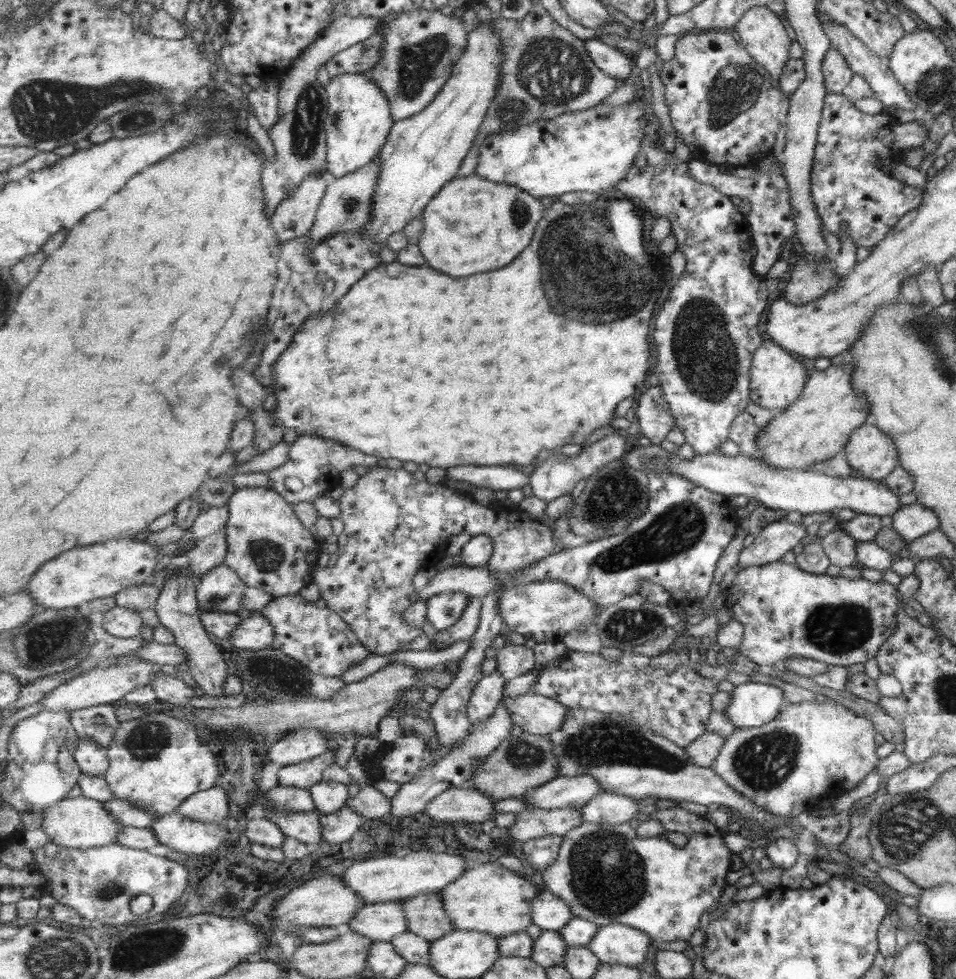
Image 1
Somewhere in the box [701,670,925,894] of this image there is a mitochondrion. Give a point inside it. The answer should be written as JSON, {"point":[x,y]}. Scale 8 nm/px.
{"point":[764,762]}

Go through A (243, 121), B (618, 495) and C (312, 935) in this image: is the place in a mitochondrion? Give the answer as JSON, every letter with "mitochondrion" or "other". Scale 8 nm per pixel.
{"A":"other","B":"mitochondrion","C":"other"}

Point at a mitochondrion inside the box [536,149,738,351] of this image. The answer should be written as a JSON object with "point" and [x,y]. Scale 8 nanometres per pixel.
{"point":[563,291]}

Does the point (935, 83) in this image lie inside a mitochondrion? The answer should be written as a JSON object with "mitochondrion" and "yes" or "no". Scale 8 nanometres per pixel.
{"mitochondrion":"yes"}

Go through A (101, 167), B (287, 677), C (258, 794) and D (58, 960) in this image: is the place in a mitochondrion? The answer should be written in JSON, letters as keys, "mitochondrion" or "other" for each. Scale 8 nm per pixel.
{"A":"other","B":"mitochondrion","C":"other","D":"mitochondrion"}

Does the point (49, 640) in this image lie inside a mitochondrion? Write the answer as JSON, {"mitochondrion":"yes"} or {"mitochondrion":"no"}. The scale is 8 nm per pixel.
{"mitochondrion":"yes"}

